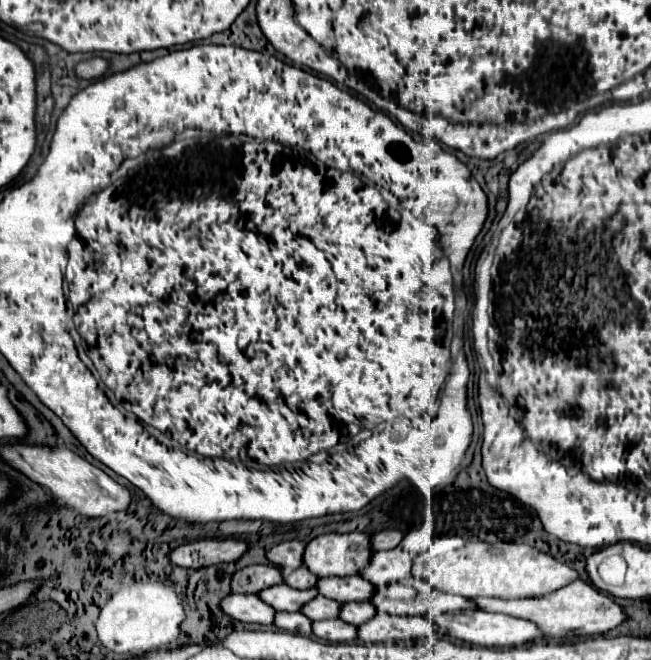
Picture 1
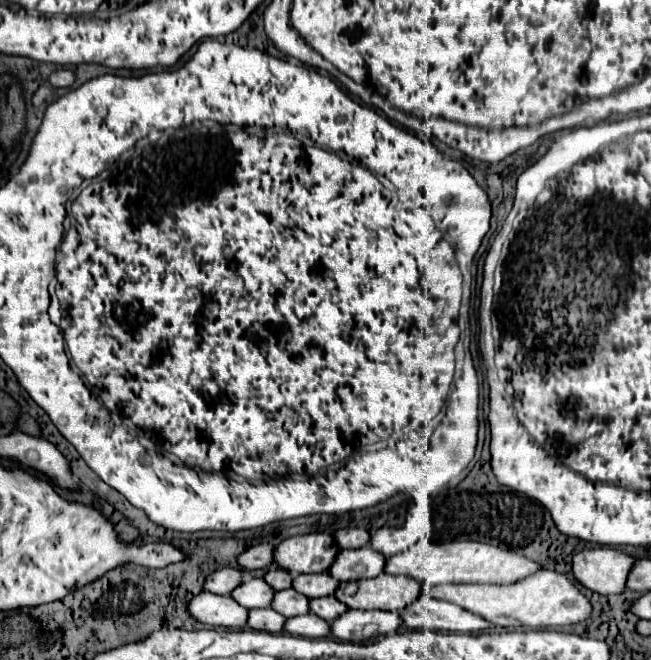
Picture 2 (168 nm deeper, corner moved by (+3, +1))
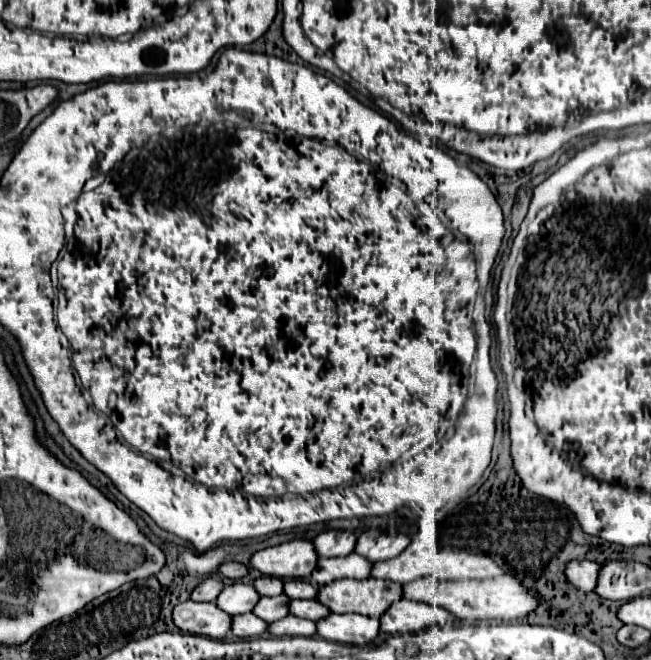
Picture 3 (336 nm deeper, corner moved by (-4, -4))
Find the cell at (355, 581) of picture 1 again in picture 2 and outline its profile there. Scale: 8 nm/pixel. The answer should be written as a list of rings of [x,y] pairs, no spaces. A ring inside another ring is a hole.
[[[297,574],[293,578],[293,588],[307,596],[307,598],[321,598],[321,596],[331,596],[333,590],[337,588],[337,580],[331,578],[329,574]]]

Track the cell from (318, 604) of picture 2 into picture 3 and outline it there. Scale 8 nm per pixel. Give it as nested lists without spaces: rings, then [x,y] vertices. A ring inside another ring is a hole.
[[[292,601],[290,611],[292,611],[292,615],[310,619],[310,621],[318,621],[318,619],[324,619],[330,615],[330,609],[326,609],[320,601]]]

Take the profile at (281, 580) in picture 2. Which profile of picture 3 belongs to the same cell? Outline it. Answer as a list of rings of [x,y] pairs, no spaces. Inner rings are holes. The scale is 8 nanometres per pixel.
[[[258,577],[254,581],[254,587],[260,595],[282,595],[284,581],[276,579],[276,577]]]

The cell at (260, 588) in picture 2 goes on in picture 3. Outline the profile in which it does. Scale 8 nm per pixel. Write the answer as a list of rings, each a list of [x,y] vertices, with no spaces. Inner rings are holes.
[[[232,583],[226,585],[224,591],[218,595],[216,605],[230,615],[242,615],[242,613],[250,613],[258,601],[260,601],[260,593],[254,589],[254,585]]]

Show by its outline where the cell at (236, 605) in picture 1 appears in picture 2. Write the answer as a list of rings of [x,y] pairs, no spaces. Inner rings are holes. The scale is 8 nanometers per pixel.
[[[201,592],[191,598],[187,612],[201,624],[223,626],[223,628],[245,628],[247,608],[239,606],[231,596],[219,596]]]

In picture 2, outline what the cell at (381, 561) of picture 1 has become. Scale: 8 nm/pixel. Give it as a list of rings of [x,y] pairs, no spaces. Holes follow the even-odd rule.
[[[369,546],[355,548],[355,550],[339,550],[335,556],[335,564],[327,570],[329,576],[335,576],[339,582],[361,580],[361,578],[375,578],[385,568],[385,556],[371,550]]]

